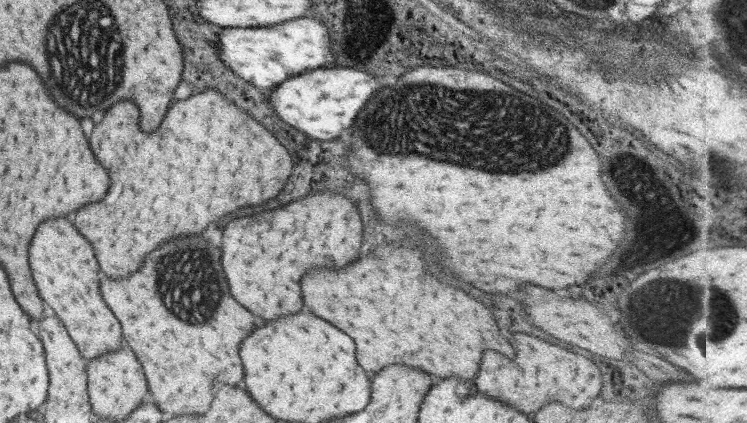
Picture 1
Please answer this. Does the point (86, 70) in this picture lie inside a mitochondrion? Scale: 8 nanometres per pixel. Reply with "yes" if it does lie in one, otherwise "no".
yes

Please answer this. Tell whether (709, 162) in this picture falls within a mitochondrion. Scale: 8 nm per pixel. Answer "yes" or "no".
yes

